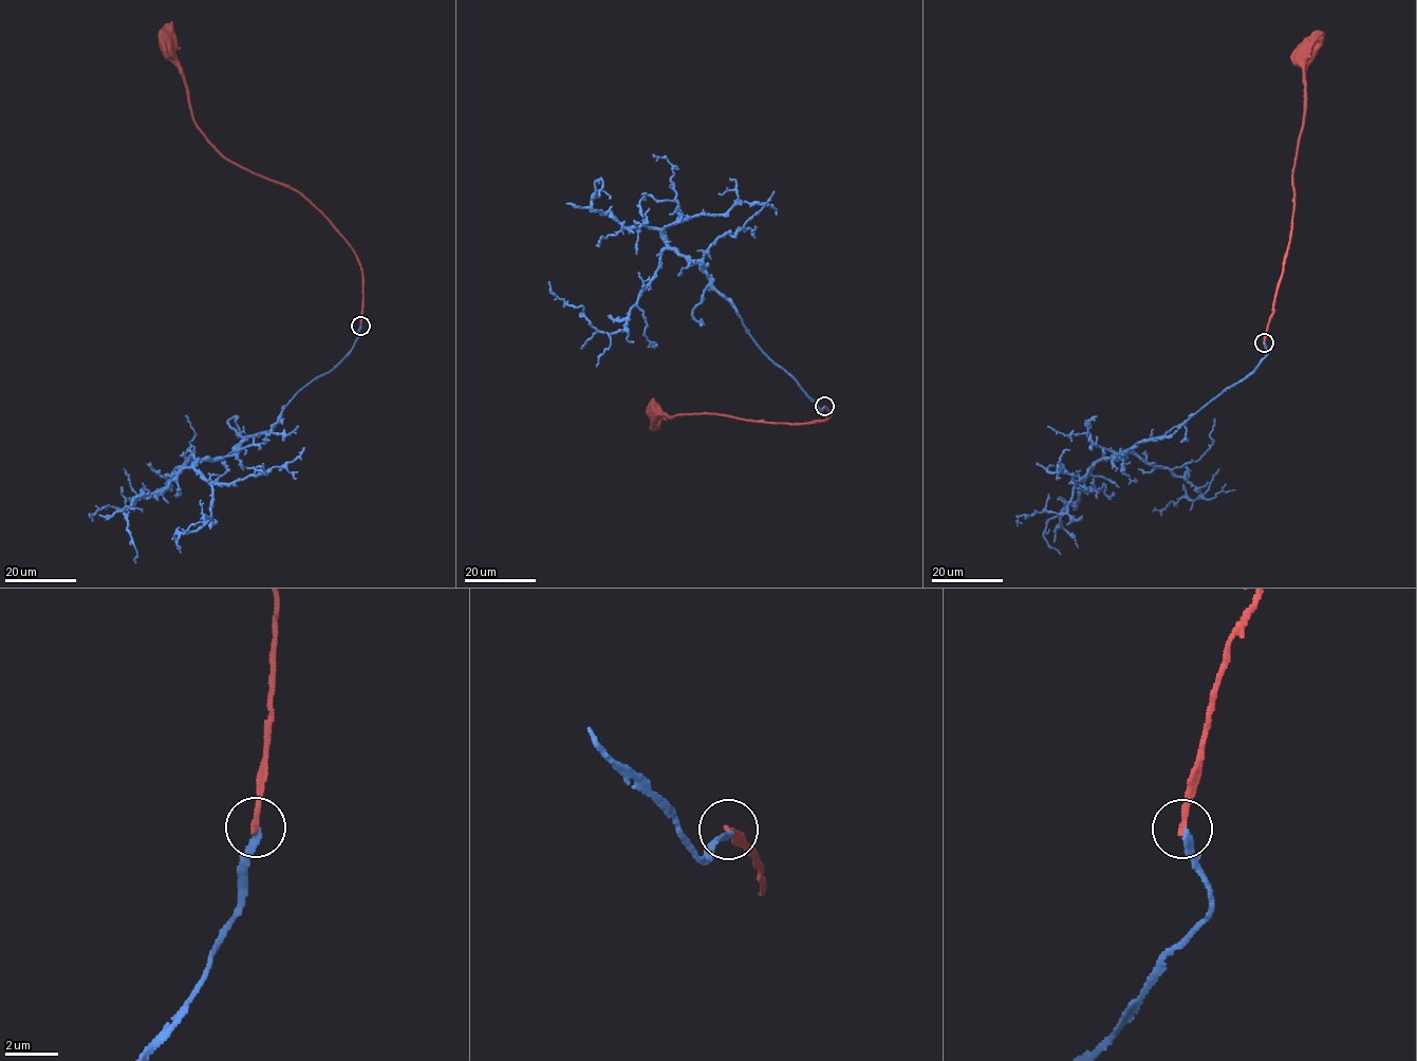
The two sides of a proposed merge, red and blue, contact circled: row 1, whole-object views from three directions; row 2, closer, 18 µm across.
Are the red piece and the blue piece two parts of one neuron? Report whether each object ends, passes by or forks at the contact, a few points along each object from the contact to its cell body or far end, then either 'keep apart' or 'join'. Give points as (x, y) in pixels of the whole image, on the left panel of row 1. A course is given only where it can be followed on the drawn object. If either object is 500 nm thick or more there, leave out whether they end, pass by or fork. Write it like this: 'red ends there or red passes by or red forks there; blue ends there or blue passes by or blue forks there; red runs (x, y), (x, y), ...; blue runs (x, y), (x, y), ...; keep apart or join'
red ends there; blue ends there; red runs (360, 326), (362, 275), (355, 253), (297, 191), (229, 162), (207, 138), (192, 114), (174, 49), (165, 42); blue runs (361, 326), (351, 351), (292, 397), (269, 430), (244, 440), (231, 454), (193, 453), (153, 495), (90, 517); keep apart

